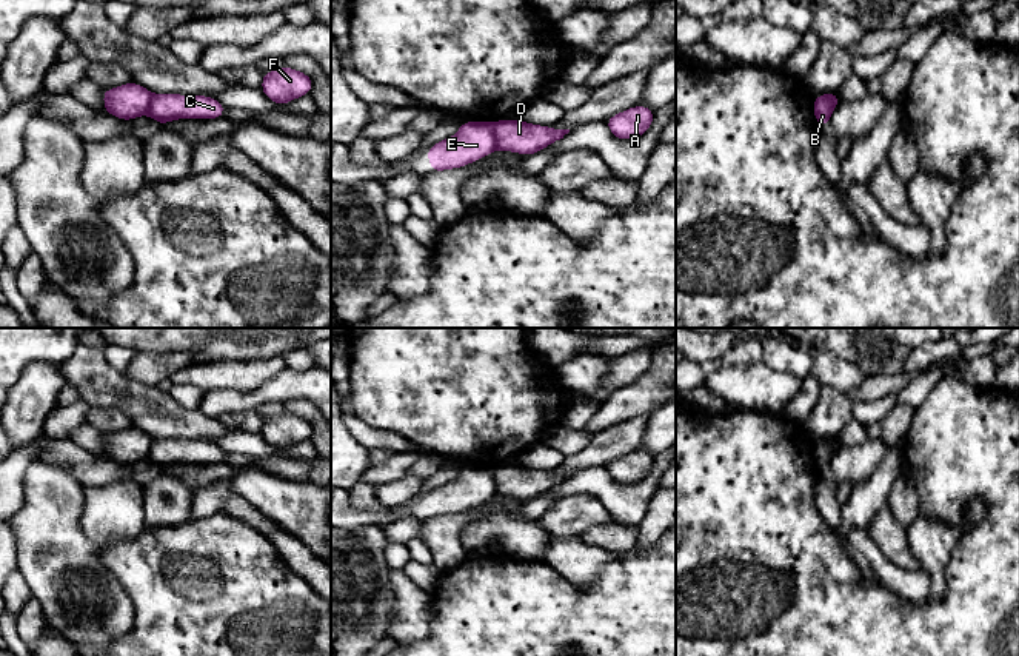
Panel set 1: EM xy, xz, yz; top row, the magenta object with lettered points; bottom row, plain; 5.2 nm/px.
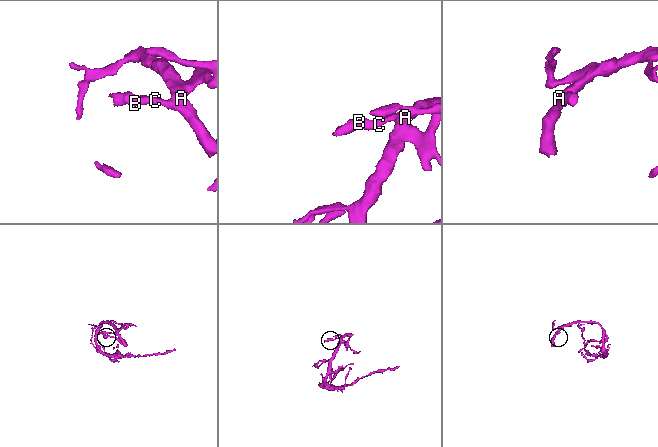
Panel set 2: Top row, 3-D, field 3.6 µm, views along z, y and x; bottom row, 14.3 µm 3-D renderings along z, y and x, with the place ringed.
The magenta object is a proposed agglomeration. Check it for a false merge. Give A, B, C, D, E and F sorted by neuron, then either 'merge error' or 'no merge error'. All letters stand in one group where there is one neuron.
A B C D F / E | merge error

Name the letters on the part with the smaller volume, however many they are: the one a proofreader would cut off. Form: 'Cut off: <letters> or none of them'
Cut off: E

